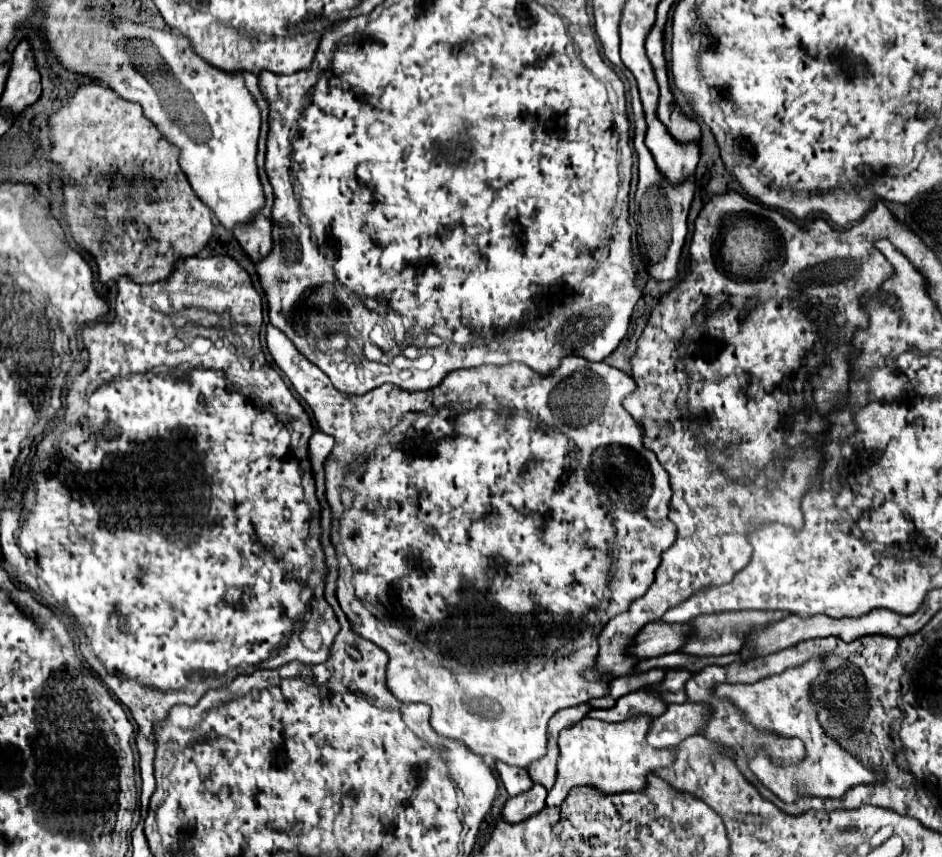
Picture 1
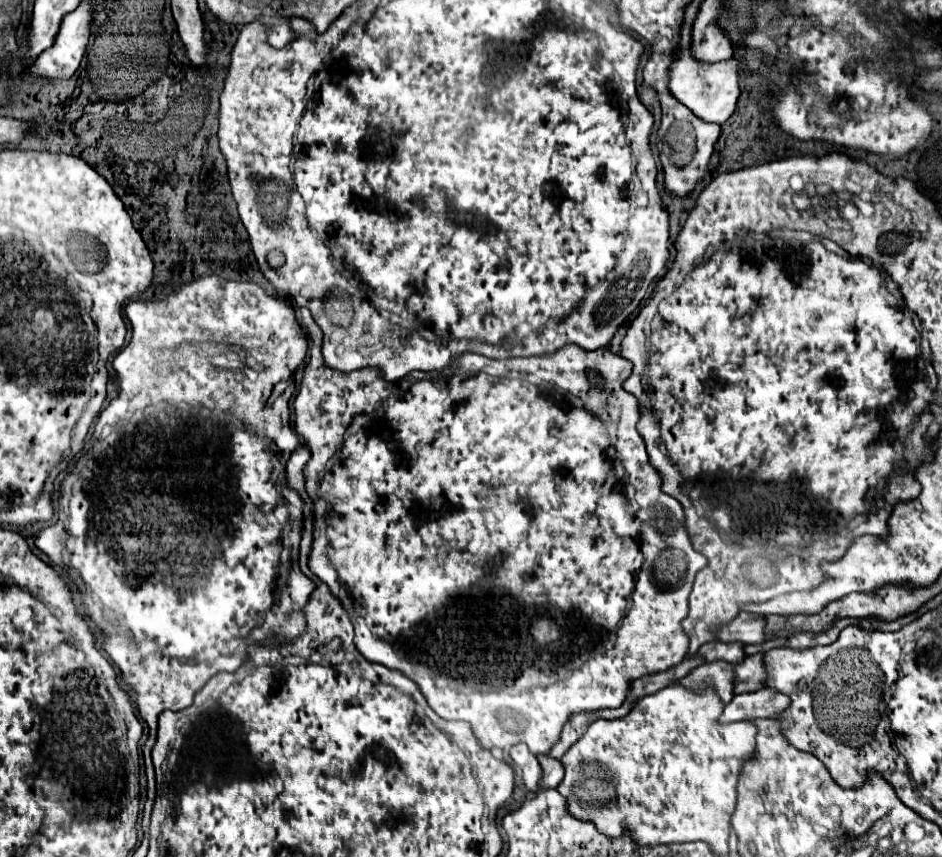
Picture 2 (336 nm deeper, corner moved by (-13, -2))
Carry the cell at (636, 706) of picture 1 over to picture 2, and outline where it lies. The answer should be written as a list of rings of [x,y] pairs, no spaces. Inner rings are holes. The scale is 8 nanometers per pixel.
[[[727,661],[703,663],[701,667],[693,669],[687,677],[681,679],[681,683],[691,689],[701,691],[705,687],[713,687],[723,703],[729,703],[733,699],[733,681],[735,681],[735,667]]]

